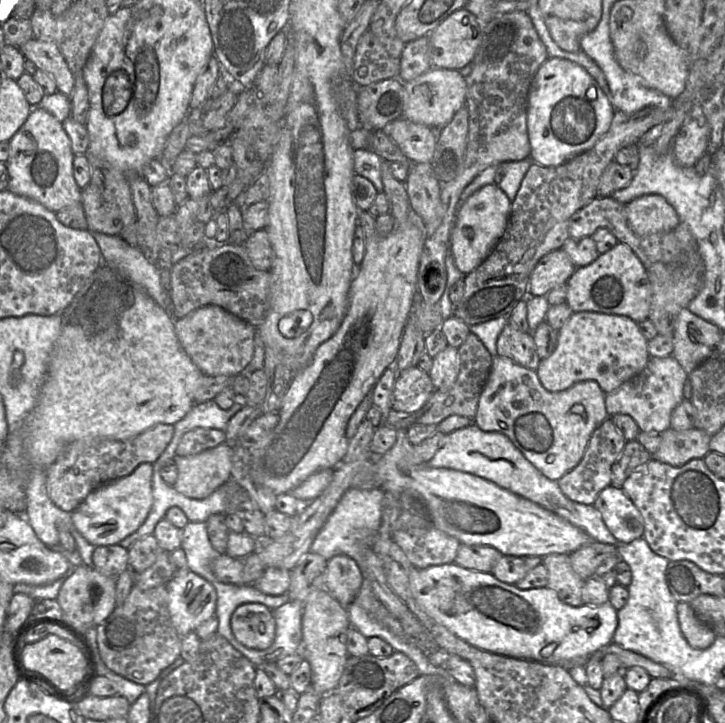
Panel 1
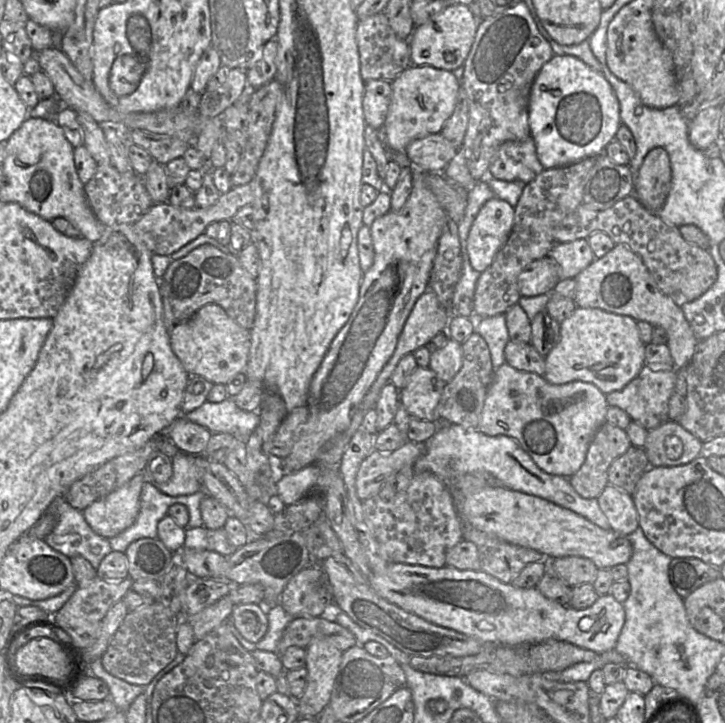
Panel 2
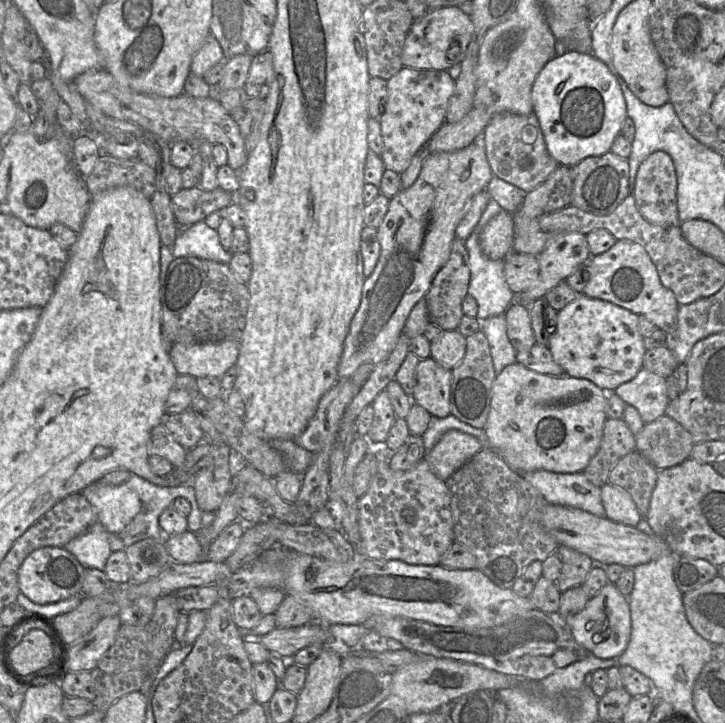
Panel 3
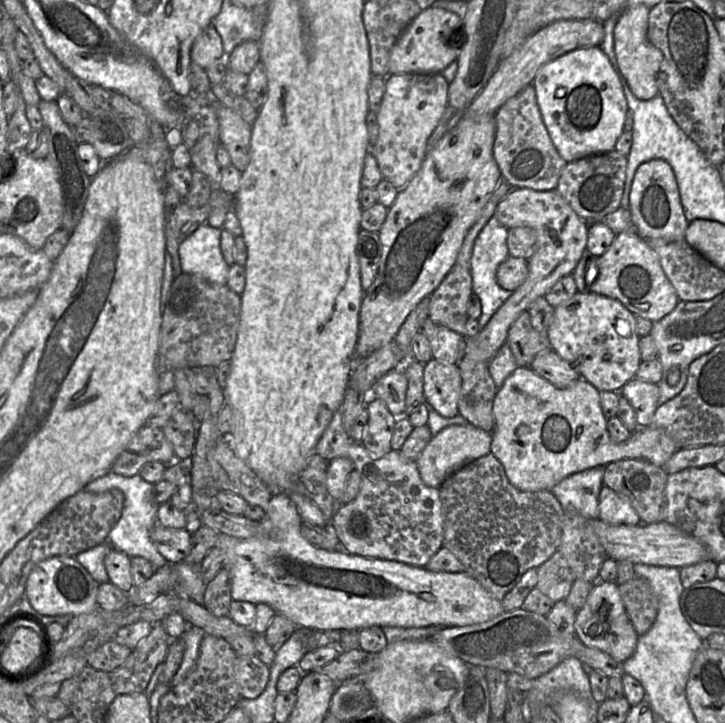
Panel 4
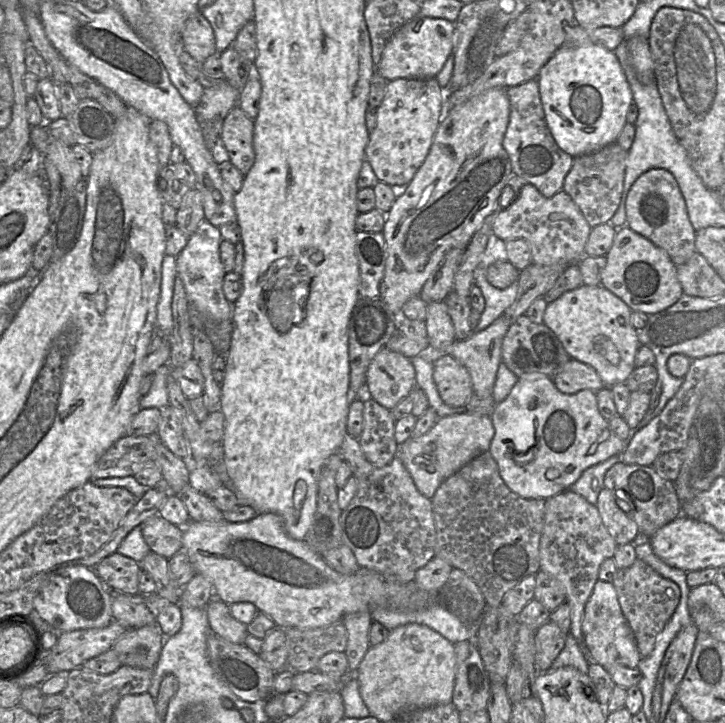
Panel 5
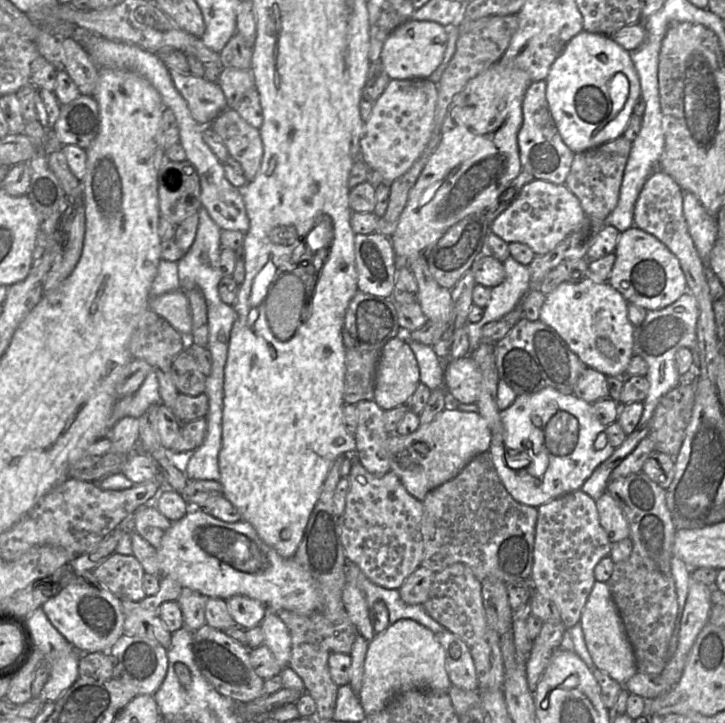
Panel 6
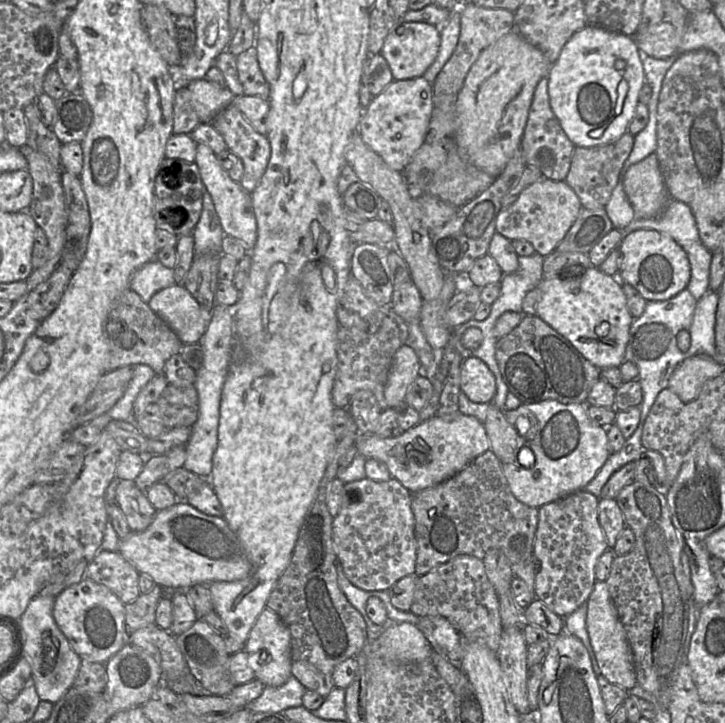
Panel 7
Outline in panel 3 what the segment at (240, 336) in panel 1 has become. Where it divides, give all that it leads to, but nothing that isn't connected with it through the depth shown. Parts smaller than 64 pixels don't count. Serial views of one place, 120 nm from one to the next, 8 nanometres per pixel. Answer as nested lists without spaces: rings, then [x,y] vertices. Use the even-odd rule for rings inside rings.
[[[223,340],[217,342],[173,343],[169,349],[170,358],[178,375],[195,378],[220,378],[229,368],[235,367],[239,354],[239,341]]]

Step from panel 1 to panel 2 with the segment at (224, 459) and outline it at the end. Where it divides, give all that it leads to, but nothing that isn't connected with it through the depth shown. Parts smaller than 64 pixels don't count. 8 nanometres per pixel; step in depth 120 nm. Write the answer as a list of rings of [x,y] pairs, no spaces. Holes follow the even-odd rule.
[[[177,453],[172,458],[173,473],[167,482],[156,483],[145,471],[147,481],[151,481],[160,491],[169,496],[190,495],[203,491],[195,456],[197,455]]]

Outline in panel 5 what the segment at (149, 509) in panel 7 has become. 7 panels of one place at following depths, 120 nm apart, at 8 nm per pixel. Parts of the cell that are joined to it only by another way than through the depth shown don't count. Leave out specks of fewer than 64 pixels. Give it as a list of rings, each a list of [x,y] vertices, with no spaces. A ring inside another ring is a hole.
[[[159,514],[146,519],[140,526],[151,551],[169,560],[183,549],[183,527],[170,523]]]

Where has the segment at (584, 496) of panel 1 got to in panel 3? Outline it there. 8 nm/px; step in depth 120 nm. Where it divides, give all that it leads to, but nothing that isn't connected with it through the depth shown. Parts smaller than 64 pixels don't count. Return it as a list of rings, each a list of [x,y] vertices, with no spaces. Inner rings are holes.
[[[608,418],[604,424],[600,447],[584,469],[584,475],[592,484],[602,488],[608,482],[613,466],[635,450],[635,446],[635,435],[625,421]]]

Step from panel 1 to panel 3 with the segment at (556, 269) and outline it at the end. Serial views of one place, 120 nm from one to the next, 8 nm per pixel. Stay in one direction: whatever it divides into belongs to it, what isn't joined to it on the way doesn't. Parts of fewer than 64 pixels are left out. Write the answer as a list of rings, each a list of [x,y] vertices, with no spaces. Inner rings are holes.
[[[511,251],[504,259],[504,278],[512,292],[521,294],[537,281],[540,274],[538,256]]]

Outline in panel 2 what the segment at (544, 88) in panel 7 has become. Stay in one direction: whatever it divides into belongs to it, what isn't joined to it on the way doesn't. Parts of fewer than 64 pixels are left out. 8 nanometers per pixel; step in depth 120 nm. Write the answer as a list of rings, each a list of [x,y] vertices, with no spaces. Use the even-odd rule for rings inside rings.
[[[530,136],[502,143],[489,166],[488,175],[498,180],[518,180],[527,184],[544,169],[537,156],[535,141]]]

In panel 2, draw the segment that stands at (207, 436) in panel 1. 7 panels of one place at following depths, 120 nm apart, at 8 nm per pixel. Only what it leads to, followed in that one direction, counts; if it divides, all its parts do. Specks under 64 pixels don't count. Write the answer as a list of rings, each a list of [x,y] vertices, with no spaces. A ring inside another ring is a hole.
[[[180,416],[165,431],[176,447],[184,453],[203,455],[212,433],[203,426]]]

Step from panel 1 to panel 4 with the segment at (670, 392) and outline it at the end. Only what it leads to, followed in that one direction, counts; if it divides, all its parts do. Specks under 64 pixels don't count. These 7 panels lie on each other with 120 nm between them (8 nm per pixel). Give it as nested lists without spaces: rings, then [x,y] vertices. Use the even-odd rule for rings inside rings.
[[[634,377],[623,386],[619,394],[624,396],[634,409],[638,427],[648,427],[652,424],[658,407],[658,384]]]

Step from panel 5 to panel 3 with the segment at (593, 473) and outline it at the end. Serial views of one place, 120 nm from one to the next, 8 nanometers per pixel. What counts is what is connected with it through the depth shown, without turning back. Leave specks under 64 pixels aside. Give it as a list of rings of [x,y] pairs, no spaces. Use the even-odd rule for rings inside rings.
[[[537,470],[523,476],[543,495],[547,503],[578,508],[605,517],[601,487],[592,484],[583,472],[554,473]]]

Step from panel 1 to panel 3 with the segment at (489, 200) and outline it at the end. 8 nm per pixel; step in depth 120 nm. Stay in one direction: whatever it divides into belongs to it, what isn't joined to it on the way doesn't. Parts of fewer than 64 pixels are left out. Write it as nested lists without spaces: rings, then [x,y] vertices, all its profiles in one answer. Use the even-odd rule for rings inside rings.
[[[502,210],[482,230],[479,243],[482,252],[491,260],[500,260],[513,251],[515,234],[514,213]]]

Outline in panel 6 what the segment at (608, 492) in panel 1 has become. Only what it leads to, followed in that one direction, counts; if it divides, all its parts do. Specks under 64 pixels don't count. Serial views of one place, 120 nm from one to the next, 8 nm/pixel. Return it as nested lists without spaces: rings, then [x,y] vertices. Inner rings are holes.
[[[604,492],[596,501],[596,507],[600,524],[612,544],[630,536],[628,521],[608,492]]]

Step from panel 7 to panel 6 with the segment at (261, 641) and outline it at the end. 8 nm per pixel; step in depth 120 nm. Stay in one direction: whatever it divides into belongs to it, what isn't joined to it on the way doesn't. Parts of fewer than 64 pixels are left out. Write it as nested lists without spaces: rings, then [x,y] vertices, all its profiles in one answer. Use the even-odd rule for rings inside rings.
[[[267,612],[260,627],[264,635],[263,644],[266,645],[280,666],[287,667],[291,656],[291,636],[286,625],[277,613]]]

